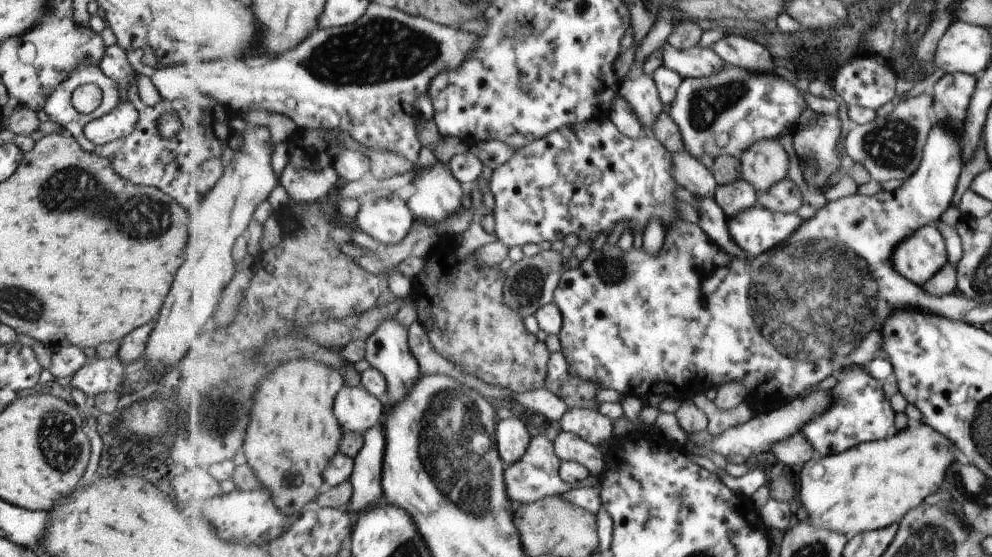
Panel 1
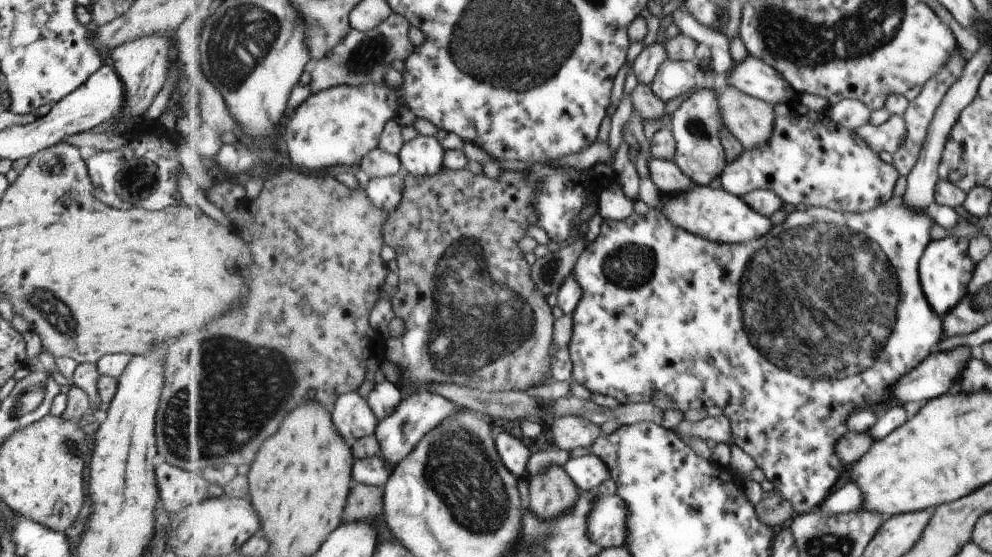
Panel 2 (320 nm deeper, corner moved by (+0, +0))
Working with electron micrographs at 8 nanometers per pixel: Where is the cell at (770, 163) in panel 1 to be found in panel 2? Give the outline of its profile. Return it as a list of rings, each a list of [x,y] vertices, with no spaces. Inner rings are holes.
[[[727,82],[725,86],[716,89],[716,95],[725,126],[746,149],[768,143],[776,124],[774,105]]]

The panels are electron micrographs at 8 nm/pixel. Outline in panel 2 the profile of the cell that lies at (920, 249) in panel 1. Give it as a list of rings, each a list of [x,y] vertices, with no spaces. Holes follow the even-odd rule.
[[[947,236],[931,241],[924,248],[919,262],[920,284],[923,286],[924,296],[933,312],[941,317],[953,310],[956,304],[964,298],[968,284],[976,268],[968,252],[969,241],[965,237]]]

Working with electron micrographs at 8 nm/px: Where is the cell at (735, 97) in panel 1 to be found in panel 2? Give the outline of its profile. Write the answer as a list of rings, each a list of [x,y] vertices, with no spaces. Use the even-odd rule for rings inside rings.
[[[701,89],[693,93],[667,119],[678,146],[675,162],[679,168],[697,185],[711,184],[720,177],[728,163],[726,150],[720,137],[721,127],[725,127],[720,116],[720,104],[716,90]]]

